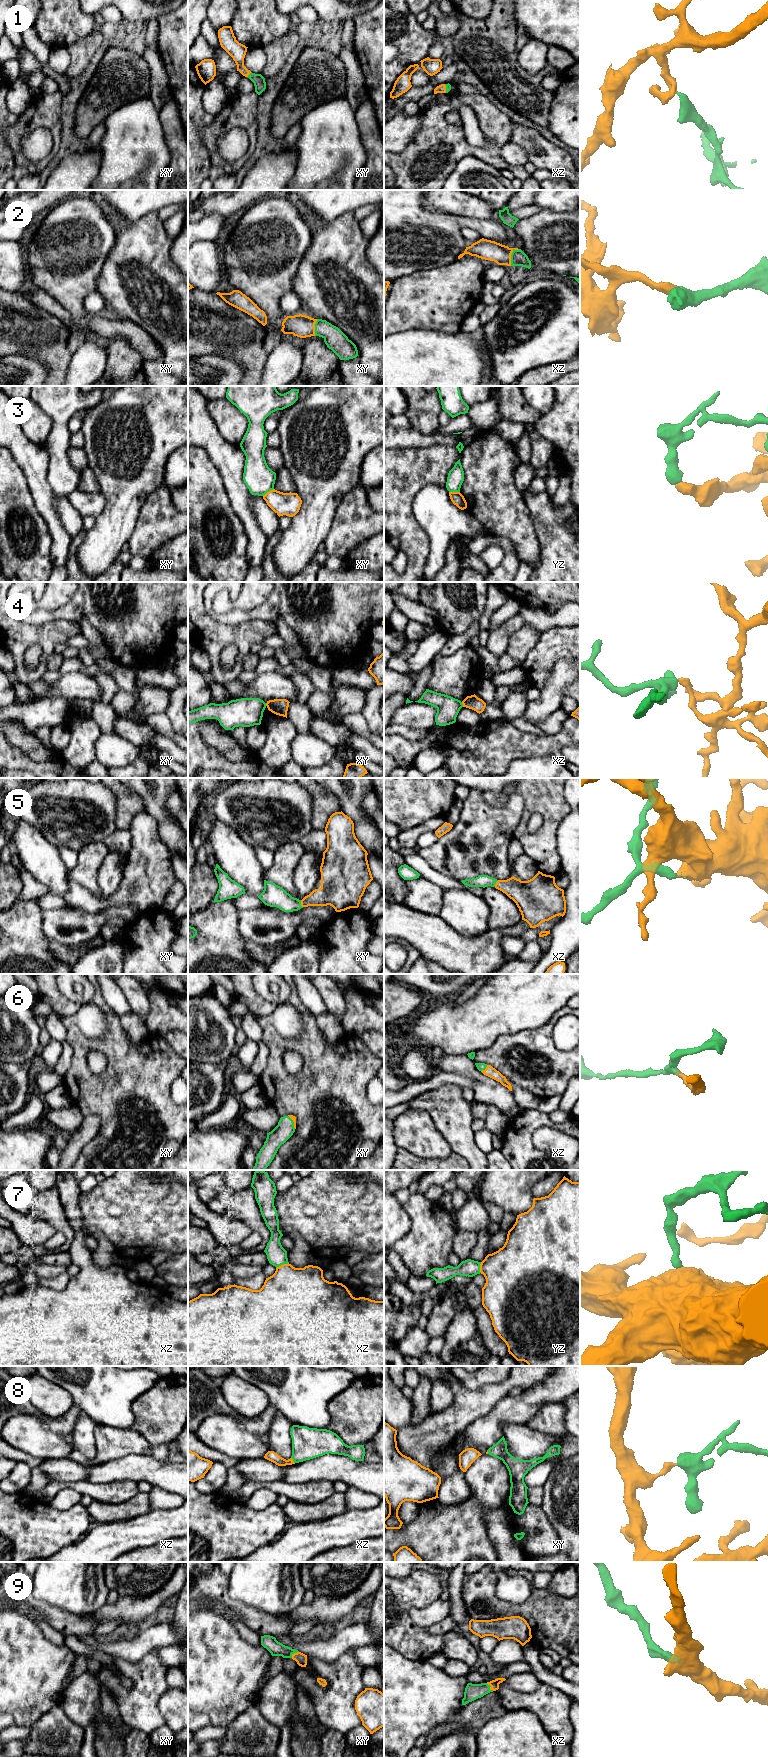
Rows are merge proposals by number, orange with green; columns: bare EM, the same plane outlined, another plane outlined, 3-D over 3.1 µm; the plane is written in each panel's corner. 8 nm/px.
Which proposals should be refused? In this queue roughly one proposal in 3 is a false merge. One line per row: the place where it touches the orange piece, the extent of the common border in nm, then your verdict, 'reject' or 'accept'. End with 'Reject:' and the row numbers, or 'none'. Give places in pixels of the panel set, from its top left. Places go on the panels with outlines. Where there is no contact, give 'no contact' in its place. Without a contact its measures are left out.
1: contact xy (249, 73); length 50 nm; accept
2: contact xz (510, 255); length 150 nm; accept
3: contact xy (267, 492); length 110 nm; reject
4: contact xz (462, 703); length 40 nm; reject
5: contact xy (301, 904); length 70 nm; accept
6: contact xz (485, 1069); length 80 nm; accept
7: contact xz (282, 1265); length 120 nm; accept
8: contact xz (292, 1460); length 60 nm; accept
9: contact xz (490, 1687); length 90 nm; accept
Reject: 3, 4

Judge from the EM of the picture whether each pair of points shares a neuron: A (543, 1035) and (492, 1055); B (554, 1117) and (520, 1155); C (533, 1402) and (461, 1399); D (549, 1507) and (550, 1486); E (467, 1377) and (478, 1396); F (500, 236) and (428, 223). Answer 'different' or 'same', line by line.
A: same
B: different
C: different
D: same
E: different
F: same

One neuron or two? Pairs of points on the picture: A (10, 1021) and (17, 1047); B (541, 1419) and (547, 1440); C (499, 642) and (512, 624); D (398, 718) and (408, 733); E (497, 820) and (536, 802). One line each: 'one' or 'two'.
A: one
B: two
C: one
D: two
E: two

